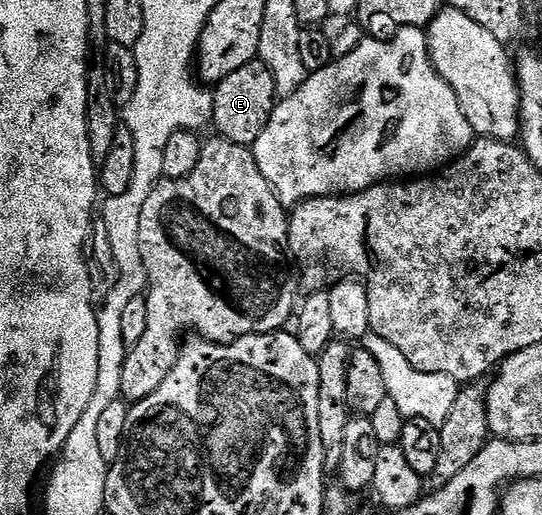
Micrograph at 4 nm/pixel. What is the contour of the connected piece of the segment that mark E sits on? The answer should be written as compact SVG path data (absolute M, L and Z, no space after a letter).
M258 59L245 63L245 67L237 67L237 71L233 71L233 75L225 75L225 79L221 79L219 84L214 86L213 111L211 112L214 132L225 140L238 145L254 146L256 139L261 135L261 131L265 131L276 104L275 84L269 67L265 67L263 62Z

